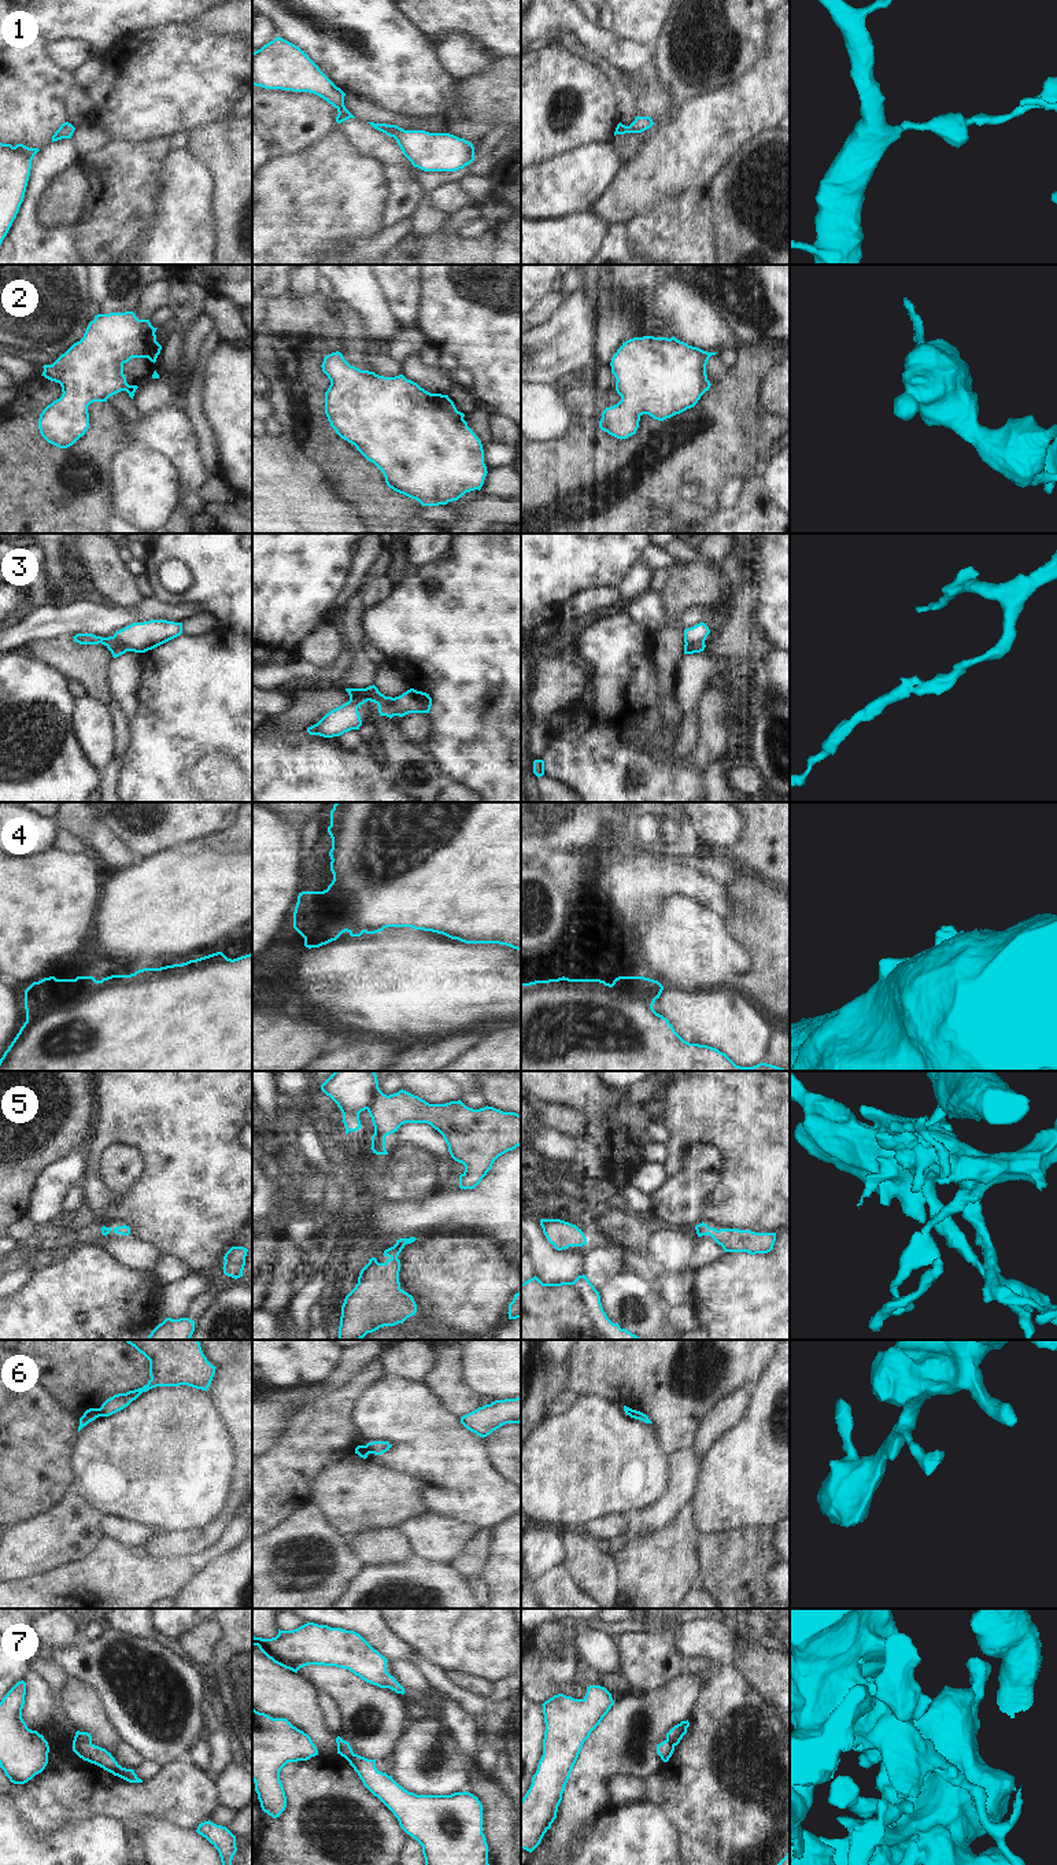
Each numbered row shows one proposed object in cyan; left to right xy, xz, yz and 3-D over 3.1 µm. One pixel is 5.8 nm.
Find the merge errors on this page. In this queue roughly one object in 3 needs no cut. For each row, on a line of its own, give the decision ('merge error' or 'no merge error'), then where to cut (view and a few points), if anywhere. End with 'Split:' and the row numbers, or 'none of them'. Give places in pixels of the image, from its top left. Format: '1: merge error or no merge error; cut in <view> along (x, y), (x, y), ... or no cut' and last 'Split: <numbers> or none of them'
1: no merge error; no cut
2: no merge error; no cut
3: no merge error; no cut
4: no merge error; no cut
5: no merge error; no cut
6: merge error; cut in xy along (98, 1409), (100, 1415)
7: merge error; cut in xy along (76, 1735), (91, 1743)
Split: 6, 7

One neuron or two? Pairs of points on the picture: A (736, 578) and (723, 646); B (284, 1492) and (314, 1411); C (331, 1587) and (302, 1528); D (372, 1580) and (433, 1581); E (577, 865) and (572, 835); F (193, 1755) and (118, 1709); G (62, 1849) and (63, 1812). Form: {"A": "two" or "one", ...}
{"A": "one", "B": "one", "C": "one", "D": "one", "E": "two", "F": "two", "G": "two"}

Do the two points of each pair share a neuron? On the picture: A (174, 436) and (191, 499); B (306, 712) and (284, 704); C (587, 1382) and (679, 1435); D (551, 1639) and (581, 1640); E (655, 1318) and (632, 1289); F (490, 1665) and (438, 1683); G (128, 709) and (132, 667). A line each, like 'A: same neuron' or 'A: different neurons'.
A: same neuron
B: different neurons
C: same neuron
D: same neuron
E: same neuron
F: different neurons
G: same neuron

